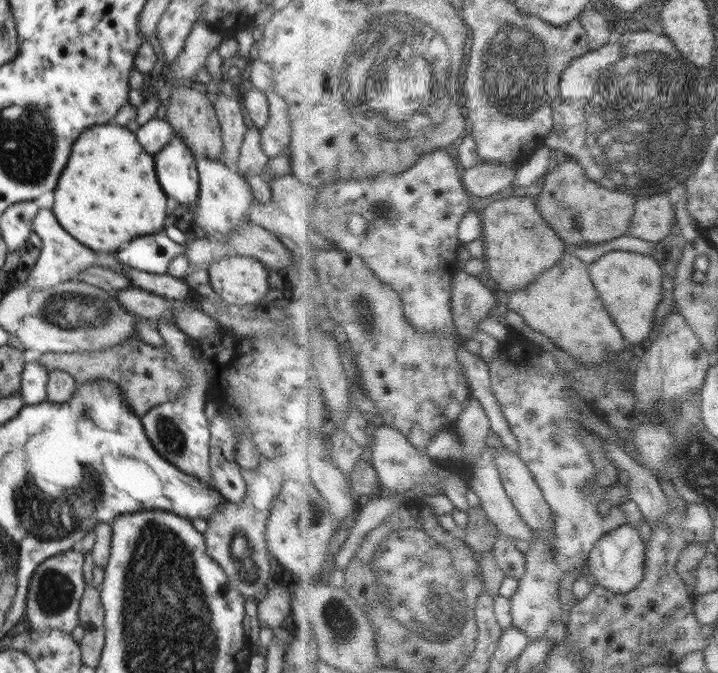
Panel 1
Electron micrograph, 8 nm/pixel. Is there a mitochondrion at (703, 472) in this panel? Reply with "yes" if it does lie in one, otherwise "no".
yes

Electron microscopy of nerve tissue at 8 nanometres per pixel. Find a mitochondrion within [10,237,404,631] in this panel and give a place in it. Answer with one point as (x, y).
(67, 516)

